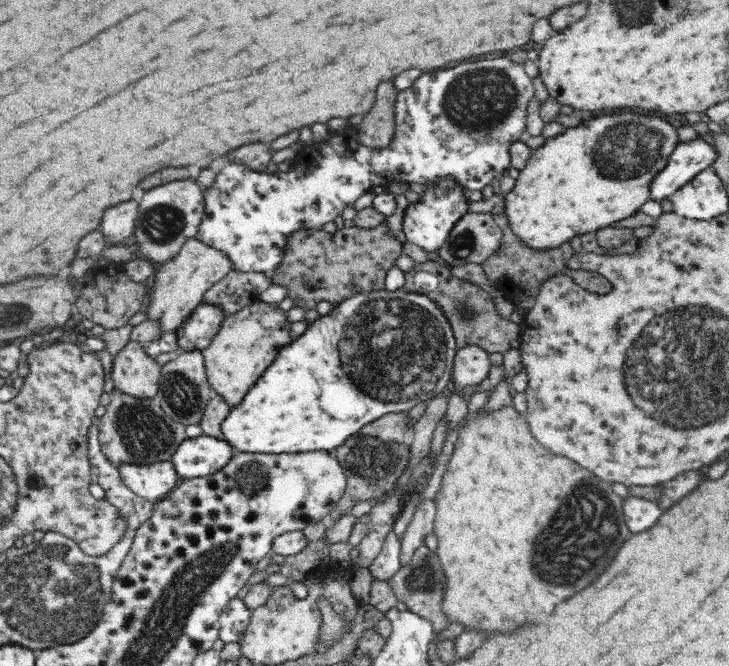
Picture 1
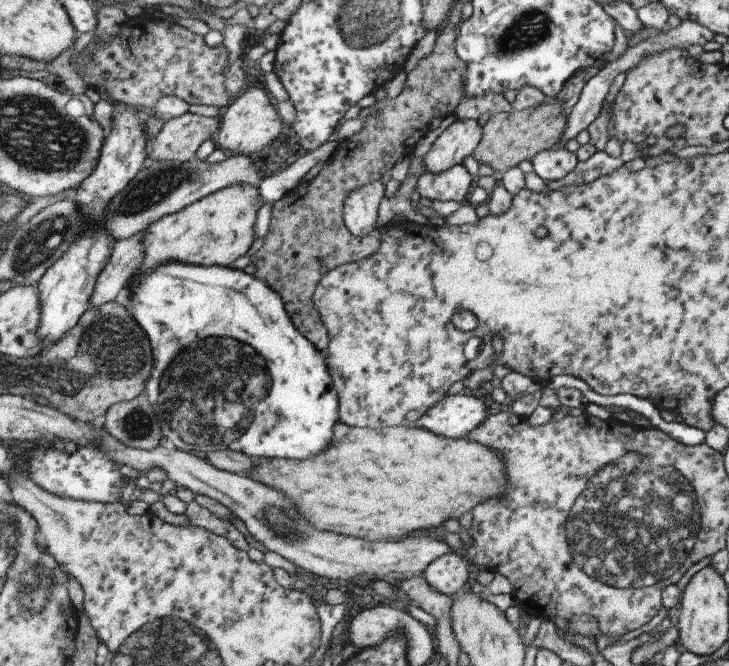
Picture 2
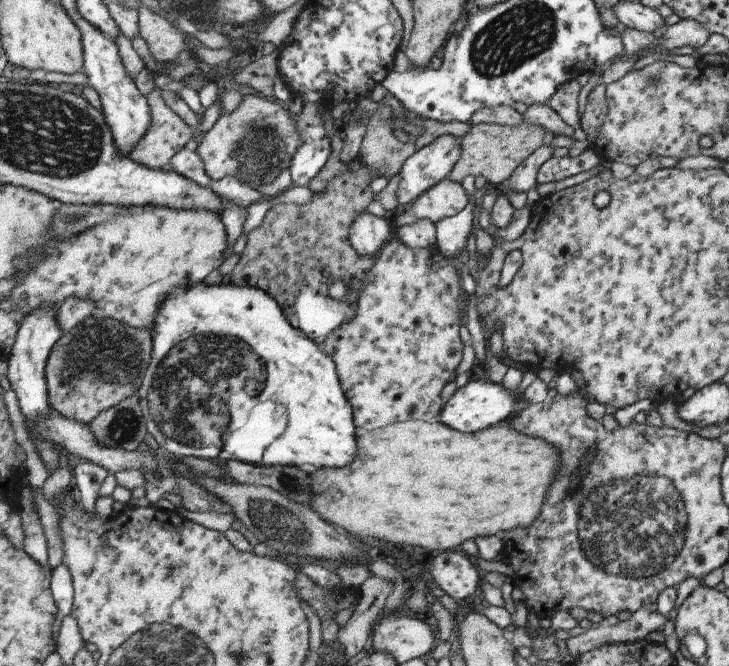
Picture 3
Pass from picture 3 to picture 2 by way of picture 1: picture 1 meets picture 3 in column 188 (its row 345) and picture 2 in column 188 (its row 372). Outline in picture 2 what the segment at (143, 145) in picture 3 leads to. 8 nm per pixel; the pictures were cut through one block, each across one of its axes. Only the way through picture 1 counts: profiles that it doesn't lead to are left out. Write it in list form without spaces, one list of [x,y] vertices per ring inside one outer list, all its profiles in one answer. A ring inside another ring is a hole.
[[[185,114],[167,122],[163,132],[155,138],[149,158],[155,162],[191,162],[199,148],[221,130],[221,116],[203,118]]]

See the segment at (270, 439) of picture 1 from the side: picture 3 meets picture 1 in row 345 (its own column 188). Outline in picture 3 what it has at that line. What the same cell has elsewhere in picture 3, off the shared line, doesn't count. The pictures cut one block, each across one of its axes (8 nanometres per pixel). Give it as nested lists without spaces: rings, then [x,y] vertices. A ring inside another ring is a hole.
[[[233,282],[219,284],[219,286],[205,286],[199,284],[195,288],[179,288],[175,290],[175,296],[165,300],[157,324],[155,324],[155,352],[151,366],[147,370],[143,388],[139,390],[141,408],[149,408],[147,412],[147,428],[149,434],[157,440],[161,448],[169,448],[169,452],[177,458],[201,458],[201,460],[217,460],[223,458],[227,462],[239,460],[245,464],[257,464],[257,466],[305,466],[313,464],[315,468],[345,468],[347,464],[353,464],[357,458],[357,414],[355,406],[347,396],[347,390],[343,382],[339,380],[339,366],[335,364],[335,358],[325,354],[323,346],[319,348],[315,340],[309,340],[309,336],[293,326],[293,322],[287,318],[287,314],[281,310],[277,300],[271,298],[269,292],[253,286],[237,286]]]

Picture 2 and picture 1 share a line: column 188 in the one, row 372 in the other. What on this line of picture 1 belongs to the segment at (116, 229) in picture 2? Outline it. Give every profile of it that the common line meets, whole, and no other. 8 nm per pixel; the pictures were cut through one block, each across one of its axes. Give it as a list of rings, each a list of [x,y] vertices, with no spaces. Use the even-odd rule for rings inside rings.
[[[184,352],[176,360],[170,360],[168,364],[164,364],[162,376],[160,376],[160,388],[158,388],[158,394],[154,398],[162,404],[164,412],[172,420],[176,420],[184,426],[190,426],[190,424],[202,422],[204,410],[214,394],[216,392],[208,380],[208,372],[206,372],[204,352]]]

